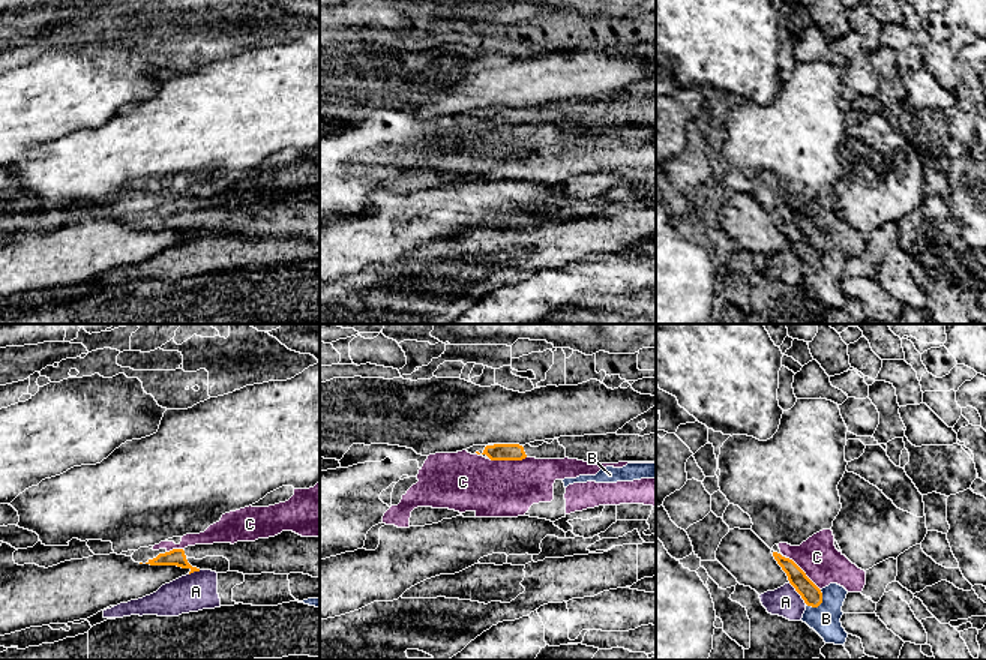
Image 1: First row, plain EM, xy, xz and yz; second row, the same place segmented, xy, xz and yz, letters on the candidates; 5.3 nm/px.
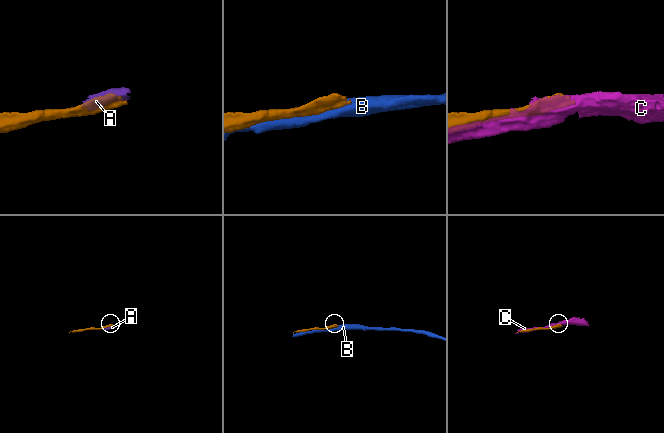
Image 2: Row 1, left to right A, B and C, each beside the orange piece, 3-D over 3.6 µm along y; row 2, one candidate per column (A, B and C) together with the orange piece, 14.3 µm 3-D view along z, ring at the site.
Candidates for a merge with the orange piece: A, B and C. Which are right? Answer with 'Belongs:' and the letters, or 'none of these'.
Belongs: none of these

